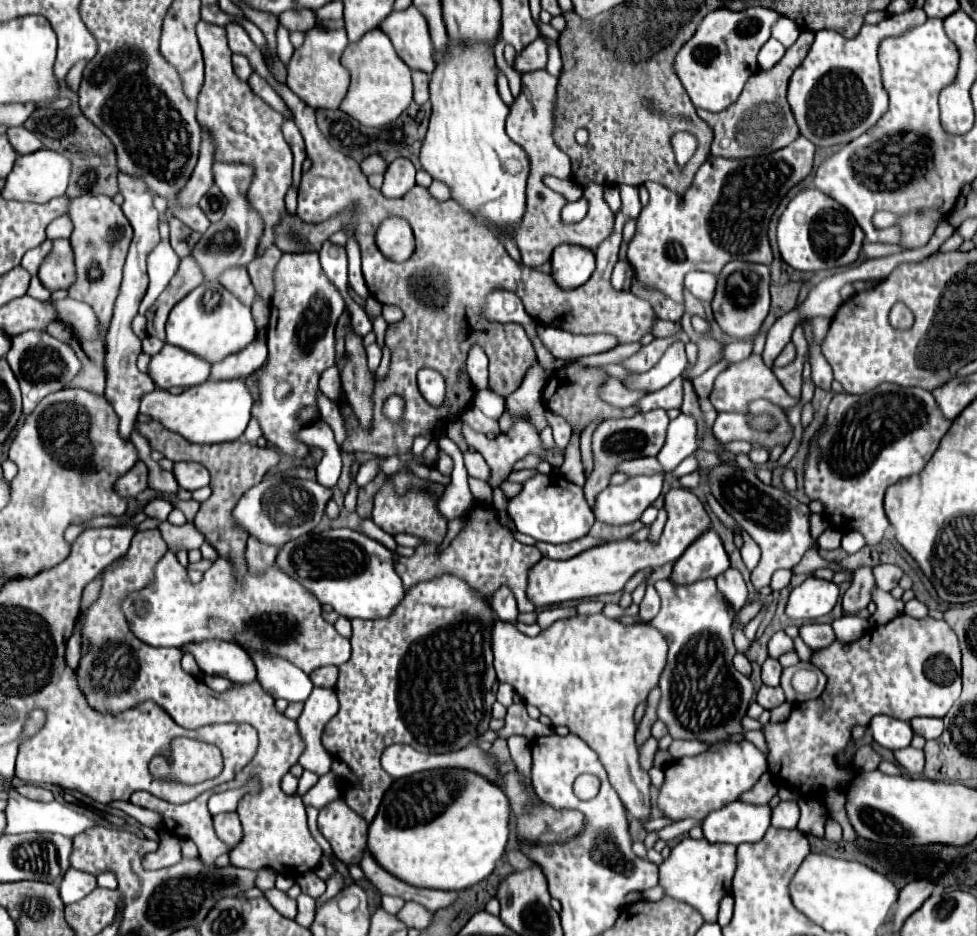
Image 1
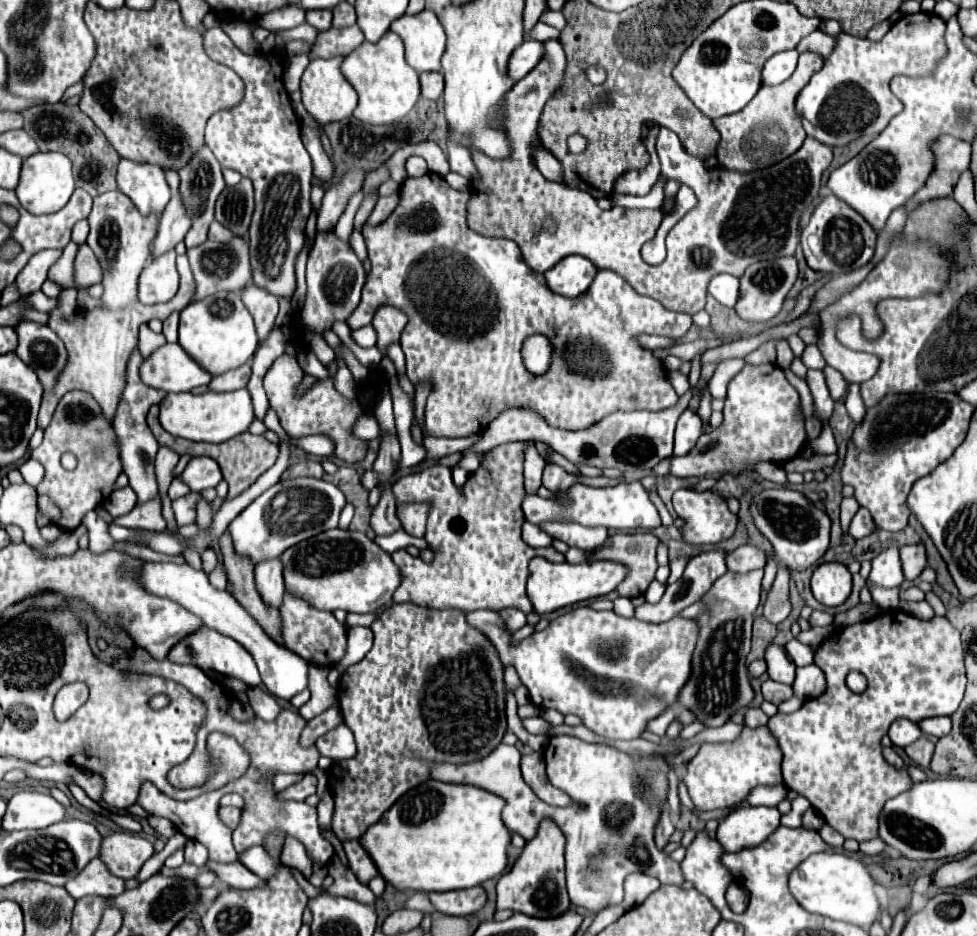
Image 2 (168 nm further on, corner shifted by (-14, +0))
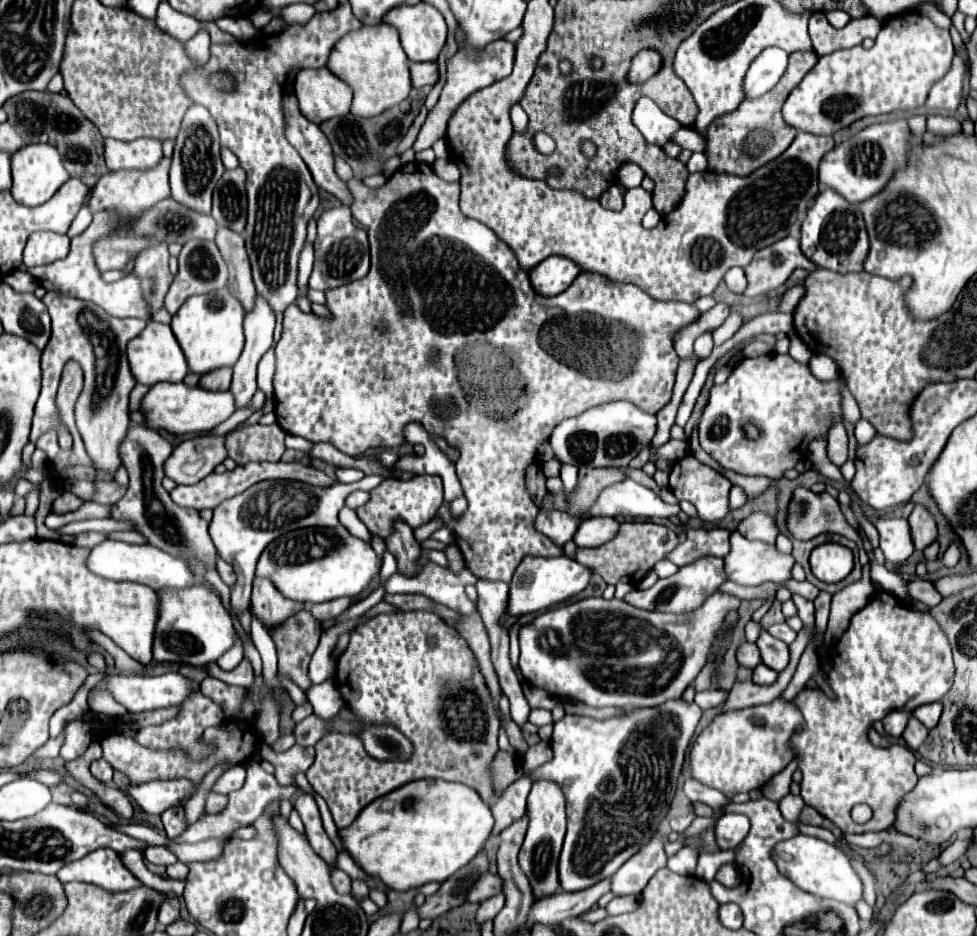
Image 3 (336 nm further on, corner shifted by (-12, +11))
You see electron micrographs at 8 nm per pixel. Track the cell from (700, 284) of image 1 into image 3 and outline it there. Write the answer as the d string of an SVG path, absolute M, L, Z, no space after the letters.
M731 268L727 274L725 274L725 284L731 292L737 292L737 294L743 294L743 290L747 288L747 278L745 278L745 272L743 268Z

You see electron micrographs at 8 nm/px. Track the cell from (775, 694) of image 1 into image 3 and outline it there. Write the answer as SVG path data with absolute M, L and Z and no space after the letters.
M759 664L757 668L753 668L753 682L755 684L773 684L775 678L777 678L777 672L767 668L765 664Z

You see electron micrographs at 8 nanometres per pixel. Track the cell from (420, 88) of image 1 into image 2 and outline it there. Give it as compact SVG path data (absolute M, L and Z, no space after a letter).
M423 73L421 75L421 97L439 99L443 95L443 75L441 73Z

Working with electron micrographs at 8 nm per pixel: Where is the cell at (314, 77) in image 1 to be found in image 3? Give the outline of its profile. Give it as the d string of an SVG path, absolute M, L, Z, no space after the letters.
M327 68L299 70L295 80L295 96L301 114L315 124L349 114L353 100L351 88Z

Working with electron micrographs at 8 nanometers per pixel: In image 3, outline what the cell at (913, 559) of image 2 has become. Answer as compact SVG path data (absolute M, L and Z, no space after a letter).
M917 504L909 516L909 524L911 524L911 536L913 536L913 544L915 550L923 550L927 548L935 538L937 538L937 524L933 514Z

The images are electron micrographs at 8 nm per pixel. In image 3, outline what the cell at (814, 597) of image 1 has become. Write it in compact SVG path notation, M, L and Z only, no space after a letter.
M821 544L811 550L811 570L823 582L839 582L853 570L853 552L843 544Z

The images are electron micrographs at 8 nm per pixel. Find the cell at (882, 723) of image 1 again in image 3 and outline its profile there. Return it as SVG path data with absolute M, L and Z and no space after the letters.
M893 710L889 712L885 718L883 718L883 728L889 736L901 736L905 726L907 726L907 720L909 720L909 712L905 710Z

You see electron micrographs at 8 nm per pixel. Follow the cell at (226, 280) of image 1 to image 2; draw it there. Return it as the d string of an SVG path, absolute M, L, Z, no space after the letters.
M251 283L251 285L245 285L241 289L241 301L245 303L245 307L249 309L249 313L253 315L259 339L263 341L267 337L267 333L275 325L275 317L277 317L277 309L279 309L277 297L271 295L271 293L267 293L261 287L255 287Z

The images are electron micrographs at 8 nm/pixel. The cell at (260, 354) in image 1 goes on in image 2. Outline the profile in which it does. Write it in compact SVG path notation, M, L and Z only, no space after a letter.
M245 363L237 369L225 371L223 375L215 375L209 383L211 391L235 391L235 389L243 389L247 387L251 377L251 363Z

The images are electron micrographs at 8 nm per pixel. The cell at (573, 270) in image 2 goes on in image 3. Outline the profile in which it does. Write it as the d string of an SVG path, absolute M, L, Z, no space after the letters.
M549 256L541 264L537 264L533 270L529 270L531 286L539 296L557 296L575 280L575 276L581 270L571 264L571 260L565 260L561 256Z

